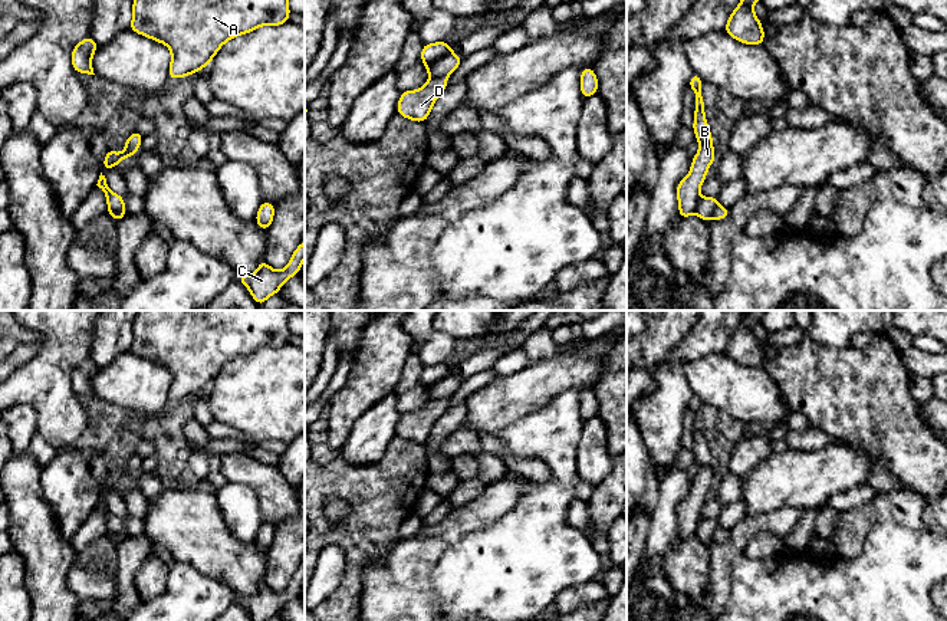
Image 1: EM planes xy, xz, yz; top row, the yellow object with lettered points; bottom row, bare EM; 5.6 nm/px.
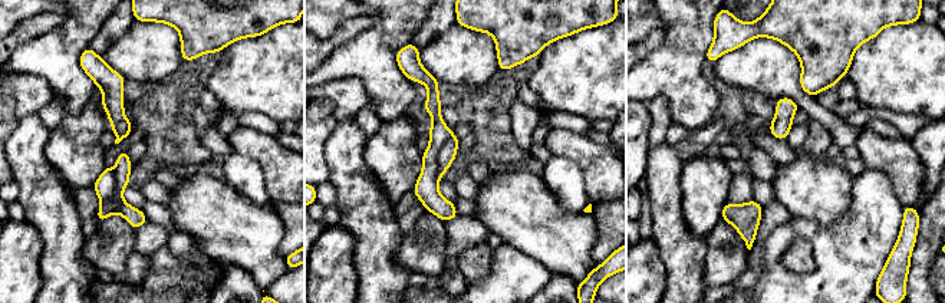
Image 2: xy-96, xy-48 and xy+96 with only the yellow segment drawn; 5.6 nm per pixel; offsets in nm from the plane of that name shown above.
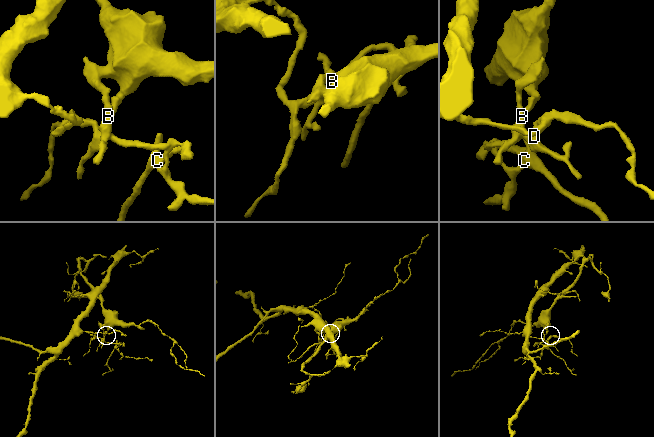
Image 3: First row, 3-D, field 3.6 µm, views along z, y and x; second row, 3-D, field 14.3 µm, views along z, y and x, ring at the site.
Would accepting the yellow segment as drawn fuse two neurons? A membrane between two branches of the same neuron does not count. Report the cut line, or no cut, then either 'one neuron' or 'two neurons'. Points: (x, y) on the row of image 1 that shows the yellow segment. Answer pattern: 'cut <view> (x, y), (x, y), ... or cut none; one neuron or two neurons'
cut xy (108, 212), (122, 210), (125, 213); two neurons

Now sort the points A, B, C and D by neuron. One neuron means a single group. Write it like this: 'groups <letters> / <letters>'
groups A B C / D

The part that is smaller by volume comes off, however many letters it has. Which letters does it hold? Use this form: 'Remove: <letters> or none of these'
Remove: A, B, C

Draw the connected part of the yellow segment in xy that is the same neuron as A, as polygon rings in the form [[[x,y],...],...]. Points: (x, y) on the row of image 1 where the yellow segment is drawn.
[[[134,0],[129,29],[170,47],[168,79],[178,79],[208,66],[218,49],[233,37],[264,24],[285,24],[289,16],[287,0]]]

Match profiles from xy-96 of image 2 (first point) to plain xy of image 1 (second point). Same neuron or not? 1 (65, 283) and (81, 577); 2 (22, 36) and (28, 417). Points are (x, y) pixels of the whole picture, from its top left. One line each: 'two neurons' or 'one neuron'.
1: two neurons
2: one neuron

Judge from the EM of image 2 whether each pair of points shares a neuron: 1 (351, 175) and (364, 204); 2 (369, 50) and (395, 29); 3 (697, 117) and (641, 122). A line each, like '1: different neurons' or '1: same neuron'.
1: same neuron
2: same neuron
3: different neurons

